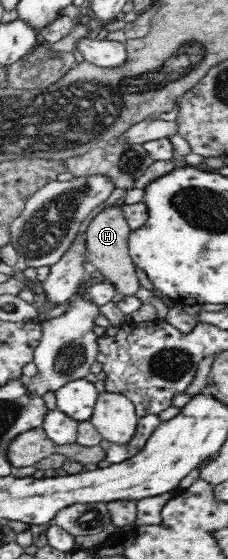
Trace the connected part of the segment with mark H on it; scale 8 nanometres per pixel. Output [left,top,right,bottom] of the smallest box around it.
[84,203,140,297]

